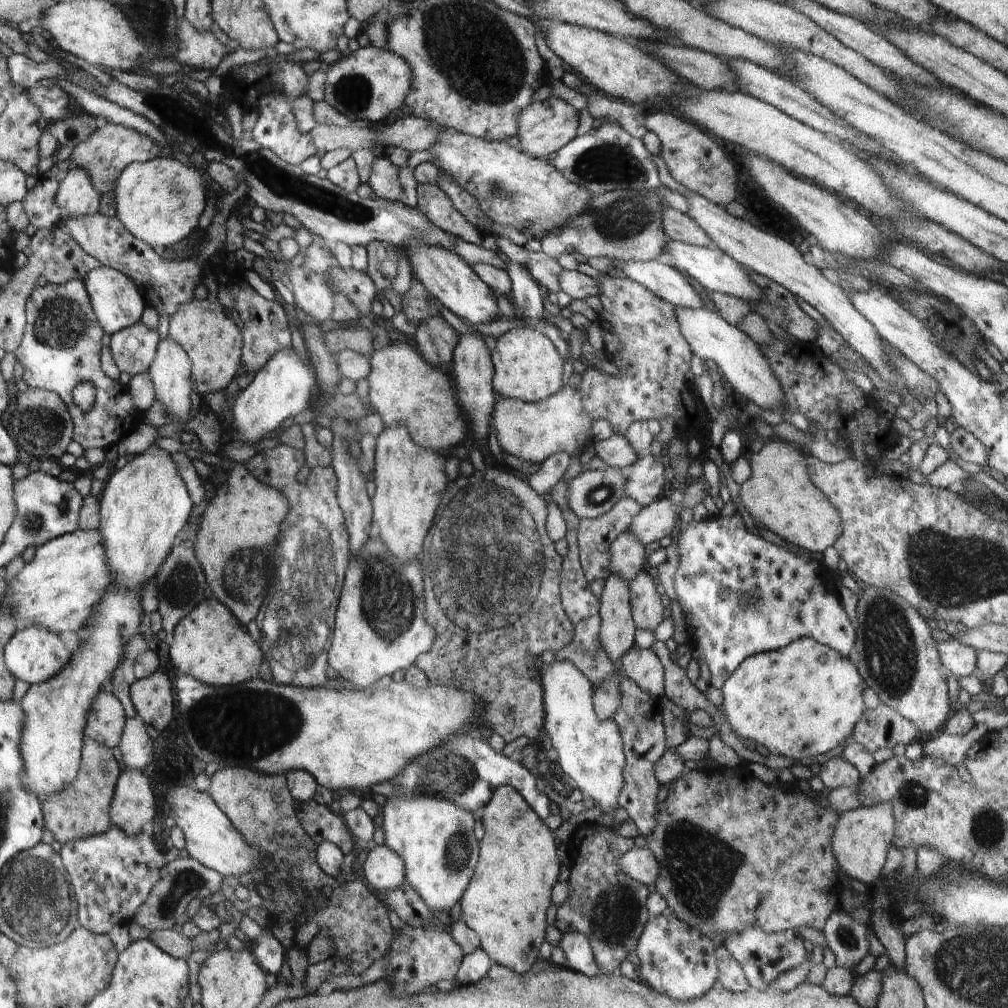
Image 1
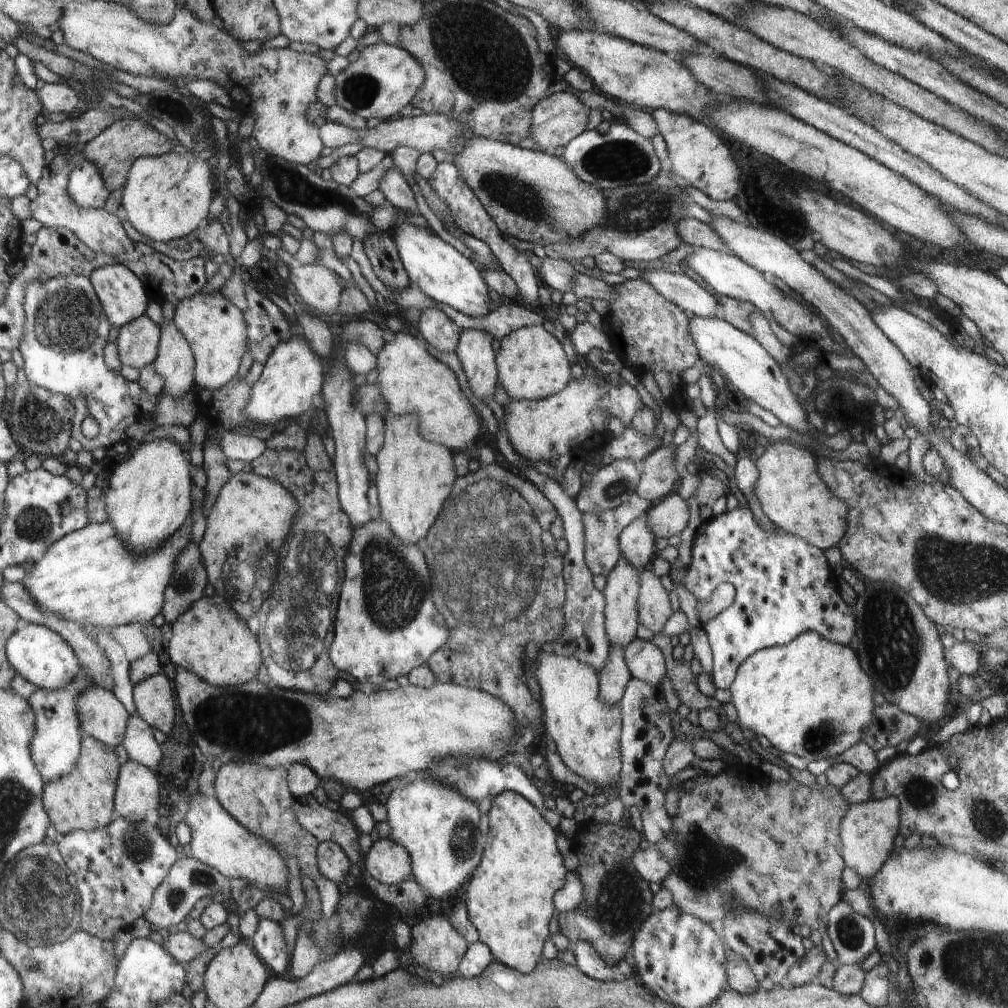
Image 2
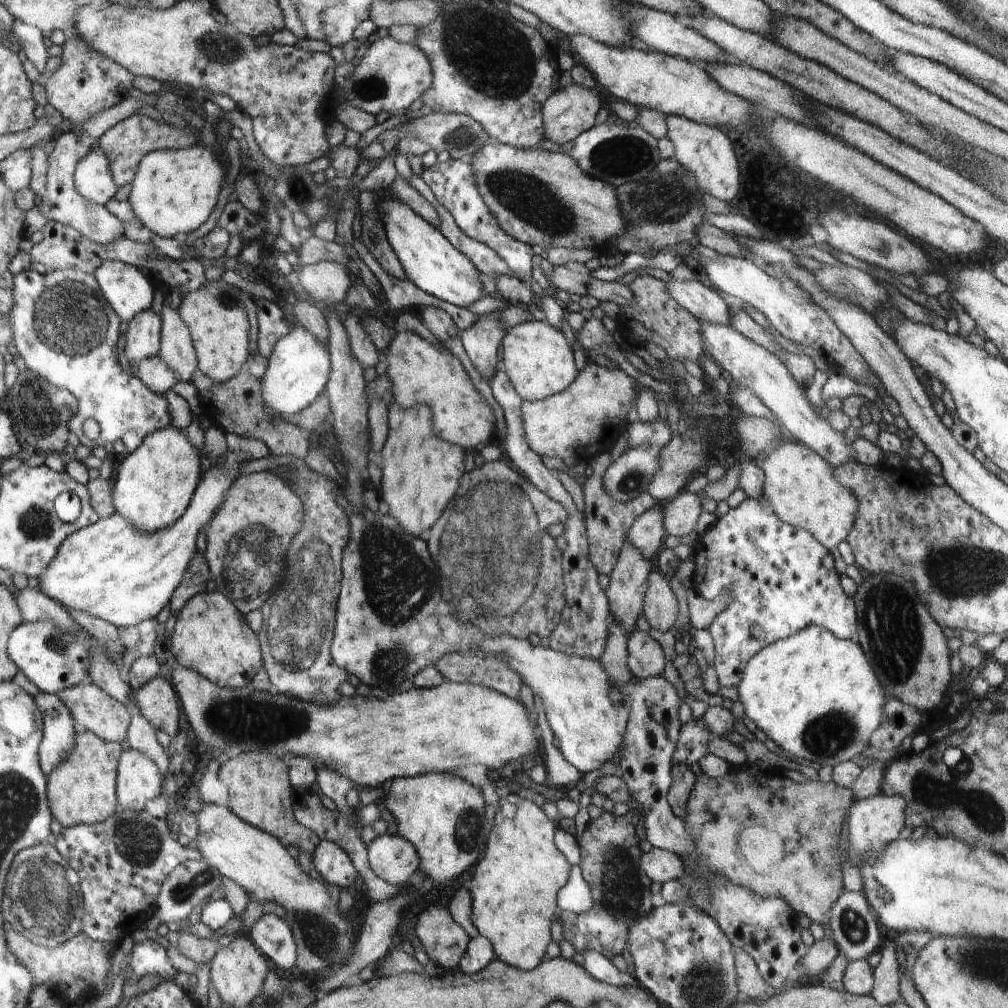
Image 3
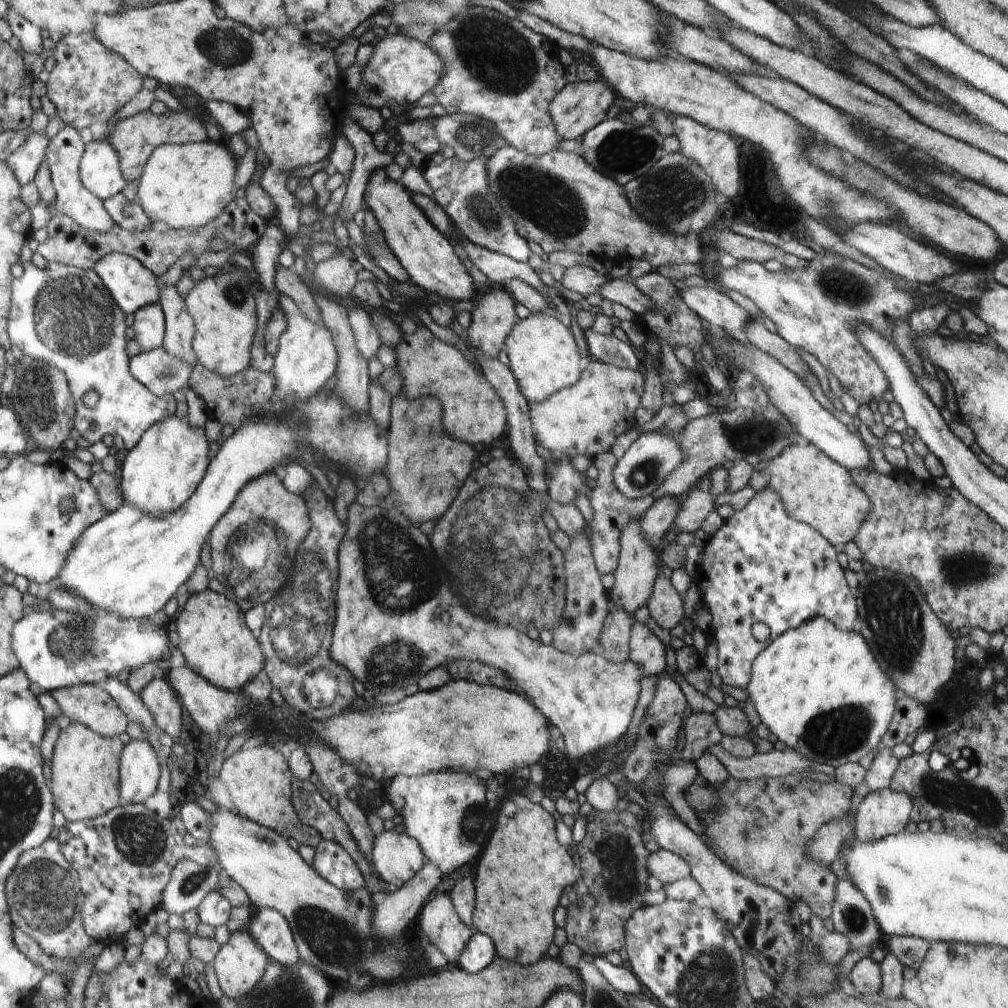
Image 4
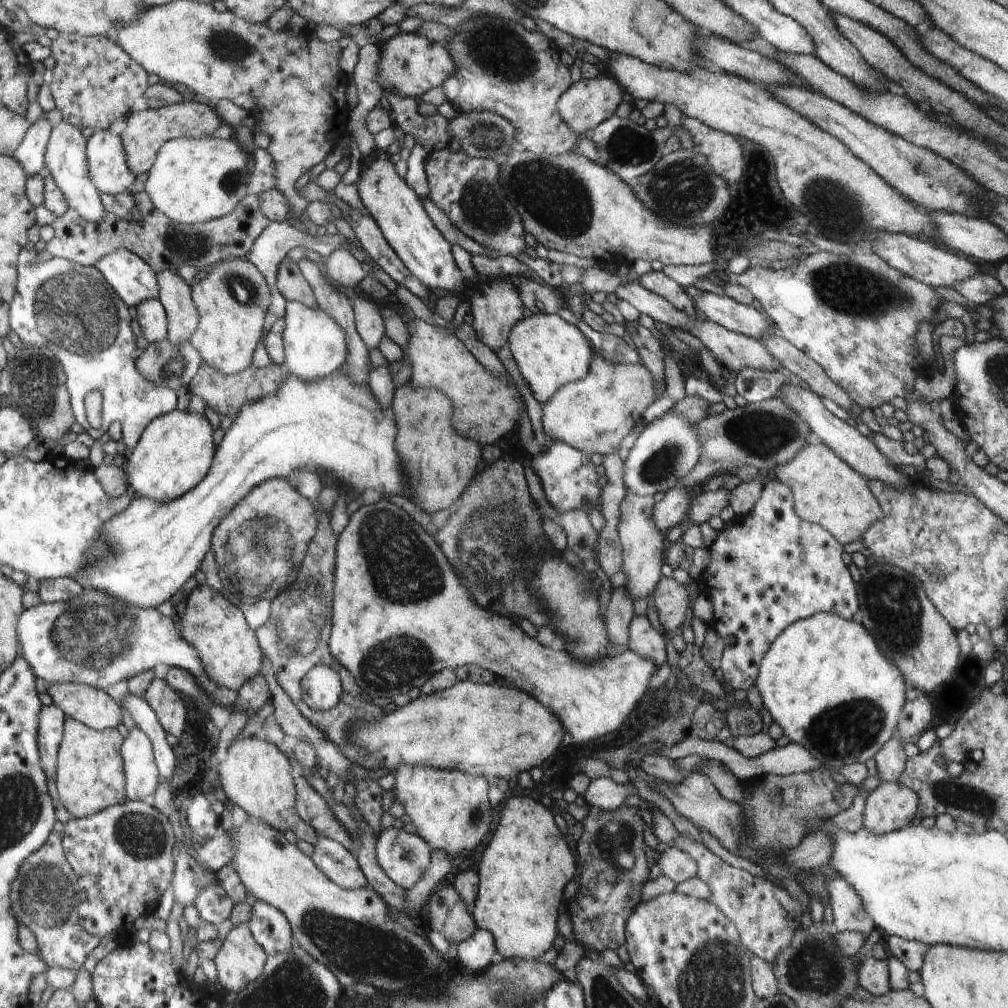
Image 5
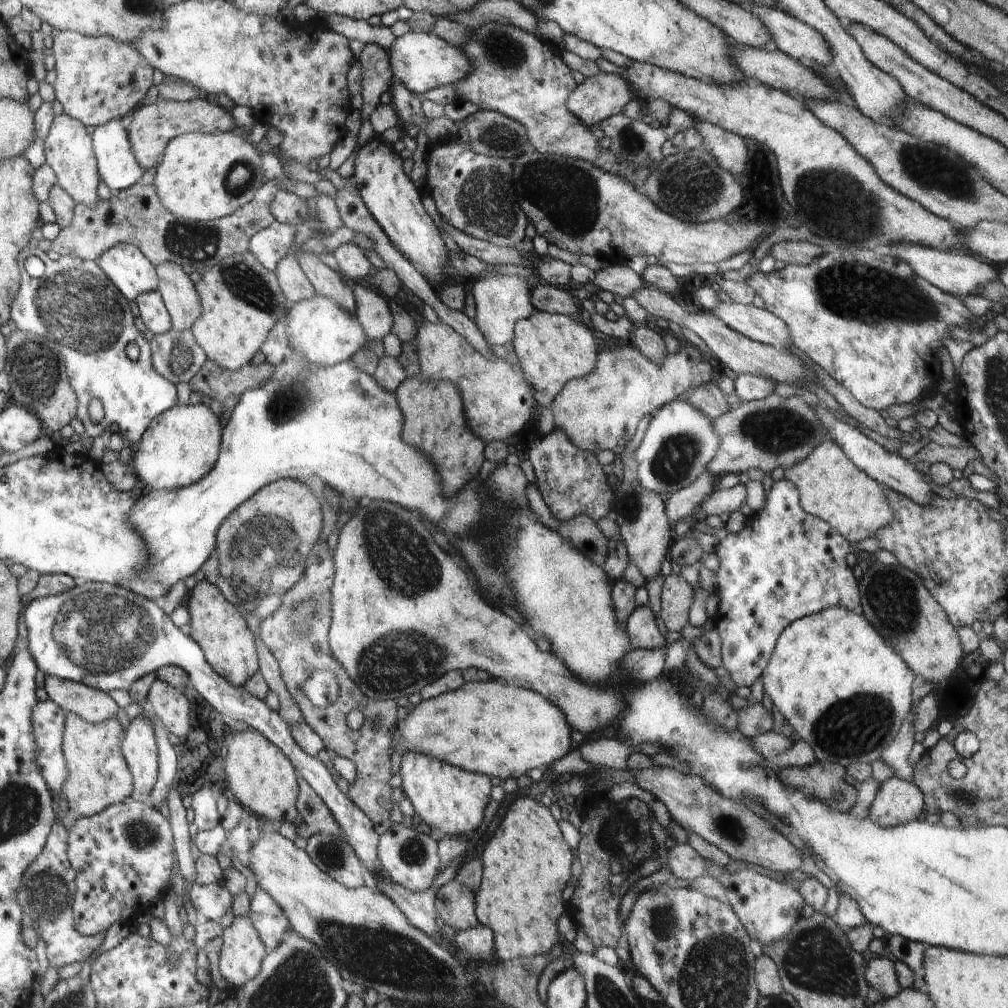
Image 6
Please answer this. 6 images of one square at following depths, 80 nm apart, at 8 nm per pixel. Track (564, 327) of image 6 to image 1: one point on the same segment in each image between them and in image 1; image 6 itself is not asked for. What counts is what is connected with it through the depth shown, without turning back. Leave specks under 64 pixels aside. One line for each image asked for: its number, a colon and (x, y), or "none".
1: (529, 367)
2: (533, 366)
3: (537, 358)
4: (544, 358)
5: (551, 352)

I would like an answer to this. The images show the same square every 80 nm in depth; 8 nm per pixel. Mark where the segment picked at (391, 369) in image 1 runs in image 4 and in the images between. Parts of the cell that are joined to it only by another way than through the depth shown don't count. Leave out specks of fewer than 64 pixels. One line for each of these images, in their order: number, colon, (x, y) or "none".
2: (411, 380)
3: (421, 373)
4: (473, 411)

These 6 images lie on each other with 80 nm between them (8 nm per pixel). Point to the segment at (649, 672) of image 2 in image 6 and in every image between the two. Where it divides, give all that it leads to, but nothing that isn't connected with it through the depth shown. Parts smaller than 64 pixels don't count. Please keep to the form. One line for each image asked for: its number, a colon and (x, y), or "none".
3: (646, 658)
4: (645, 648)
5: (644, 639)
6: (641, 626)

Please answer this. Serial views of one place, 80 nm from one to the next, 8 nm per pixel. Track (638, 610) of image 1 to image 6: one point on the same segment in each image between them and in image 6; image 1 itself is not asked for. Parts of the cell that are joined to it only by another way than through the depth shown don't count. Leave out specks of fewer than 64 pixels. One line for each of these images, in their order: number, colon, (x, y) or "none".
2: (654, 605)
3: (660, 607)
4: (665, 606)
5: (671, 600)
6: (676, 595)

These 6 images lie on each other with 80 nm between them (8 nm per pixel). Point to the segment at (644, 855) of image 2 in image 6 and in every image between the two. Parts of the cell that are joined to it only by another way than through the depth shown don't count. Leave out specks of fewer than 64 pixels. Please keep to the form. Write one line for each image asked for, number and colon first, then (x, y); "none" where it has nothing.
3: (661, 866)
4: (667, 866)
5: (678, 865)
6: (684, 862)

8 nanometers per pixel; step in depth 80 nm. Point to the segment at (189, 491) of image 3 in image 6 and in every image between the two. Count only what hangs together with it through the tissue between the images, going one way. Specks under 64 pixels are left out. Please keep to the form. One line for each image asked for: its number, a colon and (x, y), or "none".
4: (161, 472)
5: (175, 453)
6: (182, 445)

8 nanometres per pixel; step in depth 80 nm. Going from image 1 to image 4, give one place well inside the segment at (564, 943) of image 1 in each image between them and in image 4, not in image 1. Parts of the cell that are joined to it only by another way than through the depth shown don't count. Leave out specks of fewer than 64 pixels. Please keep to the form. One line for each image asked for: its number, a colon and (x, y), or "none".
2: (588, 960)
3: (597, 965)
4: (622, 978)

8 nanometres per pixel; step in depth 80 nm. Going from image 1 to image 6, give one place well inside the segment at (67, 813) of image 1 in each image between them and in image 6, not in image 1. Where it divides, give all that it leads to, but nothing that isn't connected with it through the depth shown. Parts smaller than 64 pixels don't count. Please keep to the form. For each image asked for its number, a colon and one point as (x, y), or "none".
2: (84, 798)
3: (83, 789)
4: (85, 773)
5: (90, 777)
6: (102, 777)

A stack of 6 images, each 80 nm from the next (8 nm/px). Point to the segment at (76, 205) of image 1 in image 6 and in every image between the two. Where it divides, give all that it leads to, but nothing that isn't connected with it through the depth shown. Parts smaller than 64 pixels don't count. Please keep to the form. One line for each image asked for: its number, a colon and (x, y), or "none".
2: (86, 186)
3: (93, 177)
4: (101, 173)
5: (108, 163)
6: (118, 166)

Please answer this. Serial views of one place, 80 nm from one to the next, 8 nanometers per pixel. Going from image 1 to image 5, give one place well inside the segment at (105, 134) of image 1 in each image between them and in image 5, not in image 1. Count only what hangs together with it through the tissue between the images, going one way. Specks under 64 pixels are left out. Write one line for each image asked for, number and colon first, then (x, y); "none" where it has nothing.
2: (114, 151)
3: (126, 144)
4: (136, 137)
5: (146, 131)

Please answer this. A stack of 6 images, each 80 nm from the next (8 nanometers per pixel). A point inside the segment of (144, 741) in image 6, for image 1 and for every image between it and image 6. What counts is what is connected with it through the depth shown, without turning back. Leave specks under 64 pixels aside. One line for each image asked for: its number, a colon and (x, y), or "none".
1: (133, 806)
2: (137, 790)
3: (138, 781)
4: (139, 769)
5: (141, 777)

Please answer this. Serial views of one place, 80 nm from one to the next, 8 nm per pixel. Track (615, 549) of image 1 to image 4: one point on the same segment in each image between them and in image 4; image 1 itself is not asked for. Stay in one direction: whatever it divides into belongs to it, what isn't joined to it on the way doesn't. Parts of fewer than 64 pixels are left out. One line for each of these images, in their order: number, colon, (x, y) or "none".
2: (637, 544)
3: (647, 532)
4: (660, 516)

